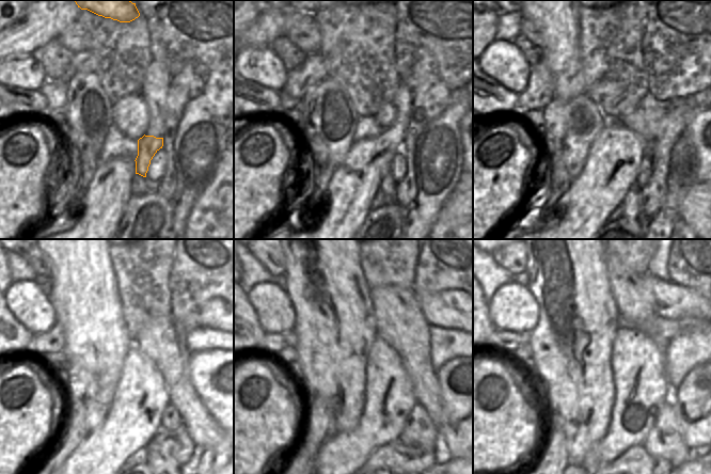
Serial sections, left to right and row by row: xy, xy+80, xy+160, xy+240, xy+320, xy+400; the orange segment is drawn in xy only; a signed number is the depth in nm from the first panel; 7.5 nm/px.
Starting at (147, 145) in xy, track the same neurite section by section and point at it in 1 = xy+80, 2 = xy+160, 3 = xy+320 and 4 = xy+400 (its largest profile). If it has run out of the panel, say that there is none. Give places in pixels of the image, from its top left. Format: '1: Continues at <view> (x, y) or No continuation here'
1: Continues at xy+80 (388, 186)
2: Continues at xy+160 (633, 211)
3: No continuation here
4: No continuation here

